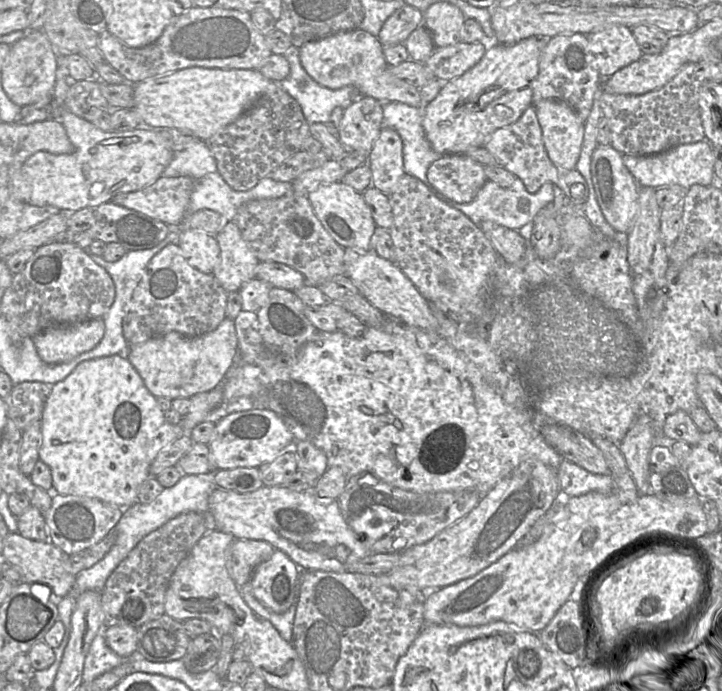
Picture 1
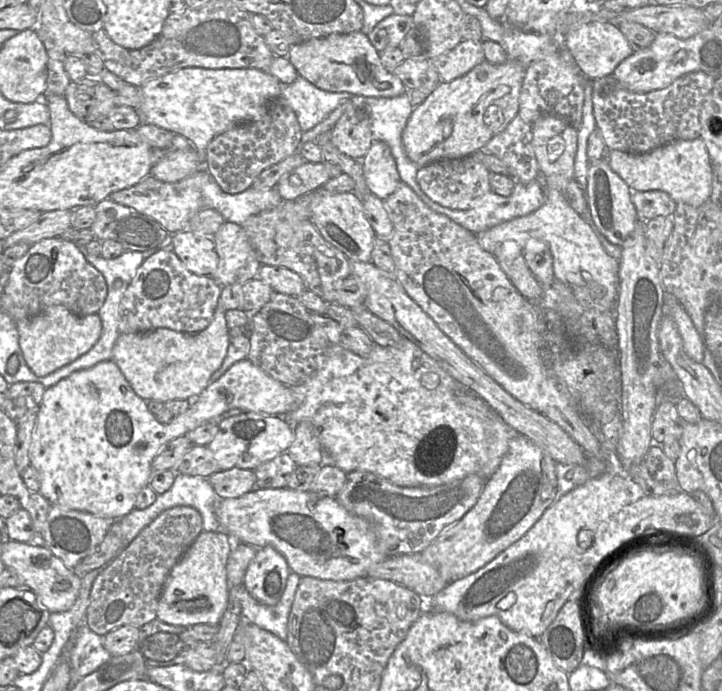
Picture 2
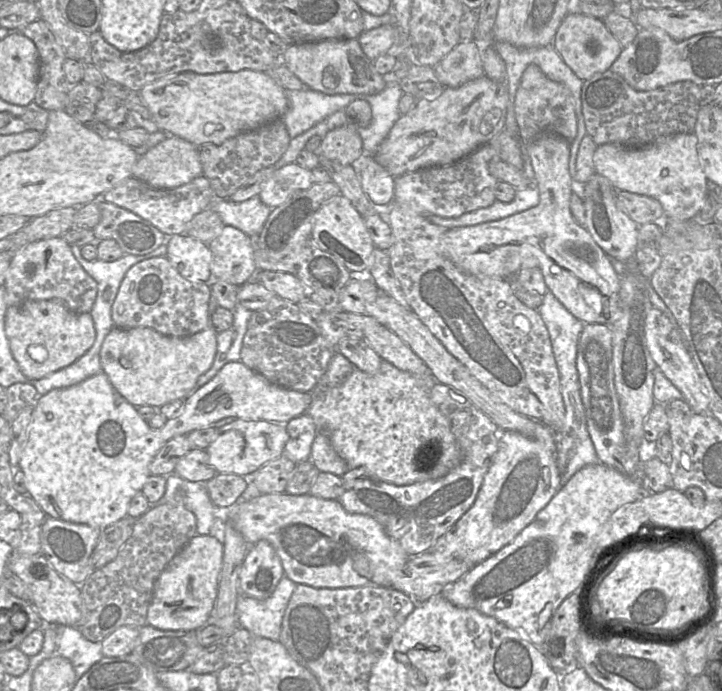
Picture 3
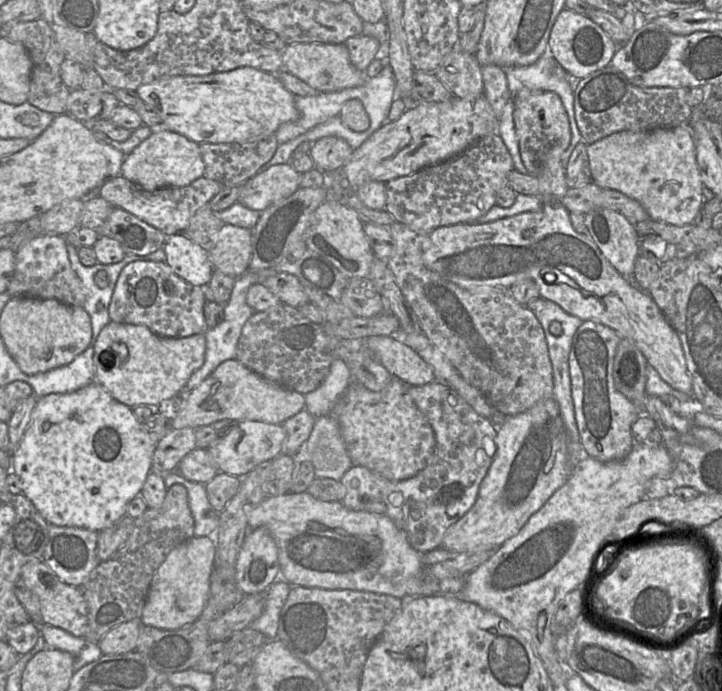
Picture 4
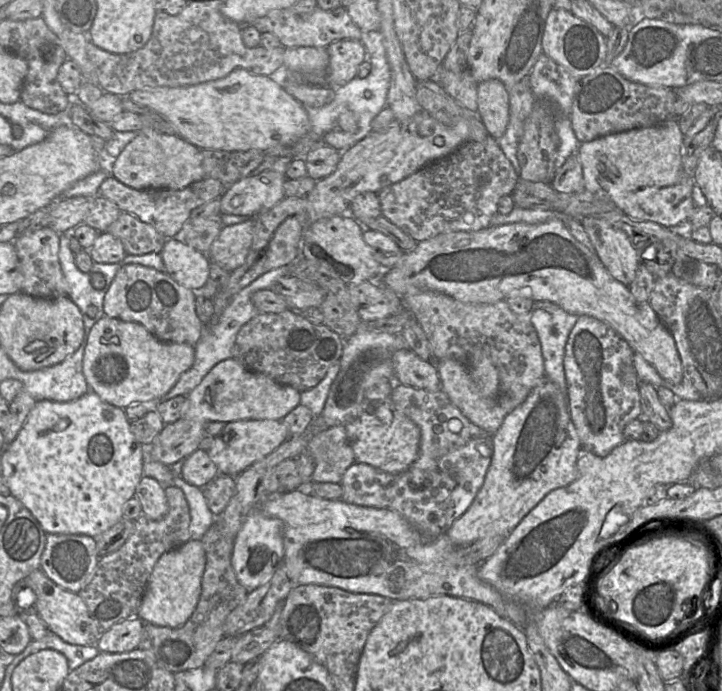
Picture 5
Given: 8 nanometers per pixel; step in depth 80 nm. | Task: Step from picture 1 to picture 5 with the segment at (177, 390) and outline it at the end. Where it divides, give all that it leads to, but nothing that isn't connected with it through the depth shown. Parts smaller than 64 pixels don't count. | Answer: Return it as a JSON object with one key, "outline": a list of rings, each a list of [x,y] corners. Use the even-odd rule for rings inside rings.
{"outline":[[[103,316],[88,334],[83,374],[90,391],[104,402],[124,409],[143,402],[160,402],[194,359],[195,349],[189,344],[162,342],[139,323]]]}

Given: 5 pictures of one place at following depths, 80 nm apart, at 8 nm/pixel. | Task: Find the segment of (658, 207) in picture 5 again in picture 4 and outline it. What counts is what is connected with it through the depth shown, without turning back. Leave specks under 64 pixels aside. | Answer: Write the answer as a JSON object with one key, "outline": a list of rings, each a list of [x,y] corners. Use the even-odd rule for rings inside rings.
{"outline":[[[688,125],[645,131],[619,131],[587,145],[592,183],[638,201],[649,219],[684,226],[695,221],[704,204],[703,182],[696,161],[695,142]]]}

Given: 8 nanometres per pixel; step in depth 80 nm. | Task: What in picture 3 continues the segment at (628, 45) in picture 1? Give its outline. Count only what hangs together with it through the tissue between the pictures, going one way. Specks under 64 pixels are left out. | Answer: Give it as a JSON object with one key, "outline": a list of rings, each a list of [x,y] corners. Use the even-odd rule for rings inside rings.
{"outline":[[[568,13],[565,16],[551,45],[582,81],[591,78],[596,73],[609,70],[623,50],[622,45],[608,30],[602,19],[582,13]]]}

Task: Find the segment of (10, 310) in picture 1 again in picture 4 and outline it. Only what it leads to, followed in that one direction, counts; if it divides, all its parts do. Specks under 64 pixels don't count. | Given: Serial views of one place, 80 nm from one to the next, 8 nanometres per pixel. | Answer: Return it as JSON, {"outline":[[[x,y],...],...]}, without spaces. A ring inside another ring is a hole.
{"outline":[[[56,234],[39,235],[24,245],[15,254],[15,271],[7,289],[11,297],[34,297],[56,299],[70,306],[83,306],[86,289],[72,269],[64,236]]]}

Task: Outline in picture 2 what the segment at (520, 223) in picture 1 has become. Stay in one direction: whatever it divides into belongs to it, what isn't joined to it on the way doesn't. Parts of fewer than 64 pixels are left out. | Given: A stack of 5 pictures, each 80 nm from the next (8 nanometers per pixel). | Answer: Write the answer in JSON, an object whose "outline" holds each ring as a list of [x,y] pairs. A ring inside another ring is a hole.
{"outline":[[[533,180],[527,184],[516,182],[512,193],[506,197],[498,195],[491,190],[490,192],[475,200],[466,210],[453,210],[443,207],[429,199],[424,193],[421,195],[421,199],[435,212],[449,217],[455,223],[477,234],[504,222],[526,216],[534,212],[543,205],[545,201],[545,193],[541,184]]]}

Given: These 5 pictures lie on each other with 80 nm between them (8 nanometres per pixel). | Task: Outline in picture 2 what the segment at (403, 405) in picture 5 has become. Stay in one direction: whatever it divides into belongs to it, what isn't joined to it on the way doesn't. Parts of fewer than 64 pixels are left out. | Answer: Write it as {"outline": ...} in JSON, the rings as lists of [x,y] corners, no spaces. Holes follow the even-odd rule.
{"outline":[[[357,470],[347,473],[345,485],[335,498],[347,511],[368,520],[383,555],[394,556],[418,553],[428,547],[476,504],[485,483],[480,475],[470,474],[440,486],[402,487]]]}

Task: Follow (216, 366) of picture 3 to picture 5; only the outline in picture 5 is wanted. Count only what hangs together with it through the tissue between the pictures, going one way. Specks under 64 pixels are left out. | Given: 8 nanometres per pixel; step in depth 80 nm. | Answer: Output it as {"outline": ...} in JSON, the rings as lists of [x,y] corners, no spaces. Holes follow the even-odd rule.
{"outline":[[[287,266],[263,274],[247,287],[240,290],[223,311],[222,315],[215,320],[215,322],[212,322],[209,328],[206,329],[204,325],[203,334],[194,346],[195,359],[193,365],[181,374],[175,385],[160,401],[166,401],[176,396],[187,396],[217,363],[233,358],[233,347],[239,330],[243,325],[259,314],[258,309],[252,303],[252,295],[258,290],[270,289],[276,281],[286,276],[290,276]]]}

